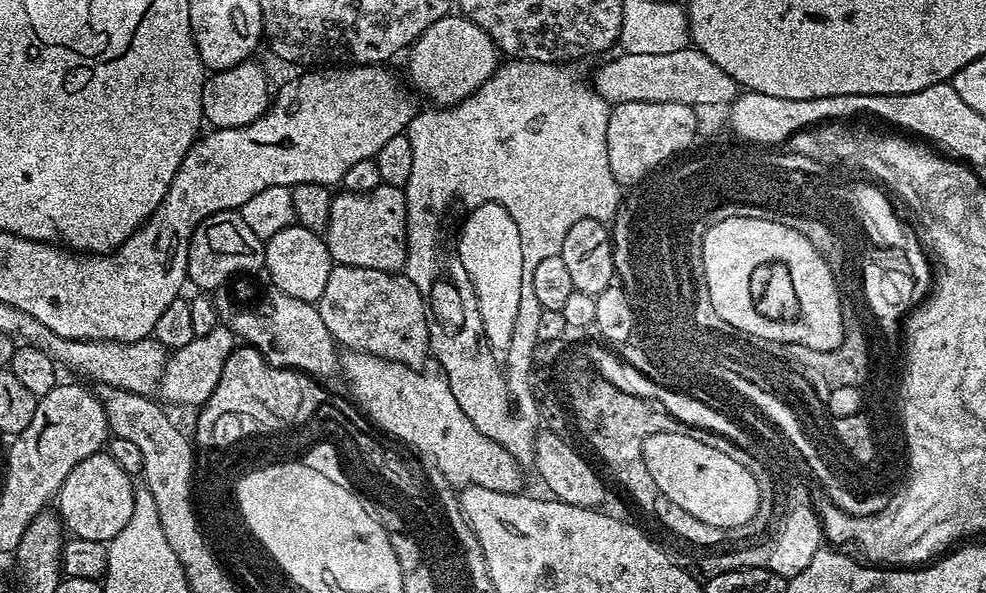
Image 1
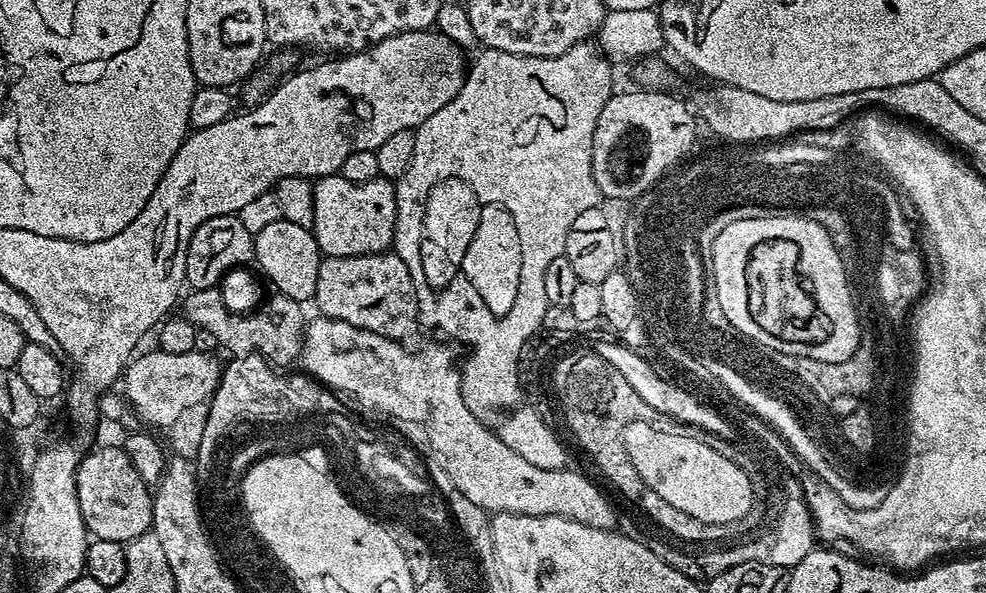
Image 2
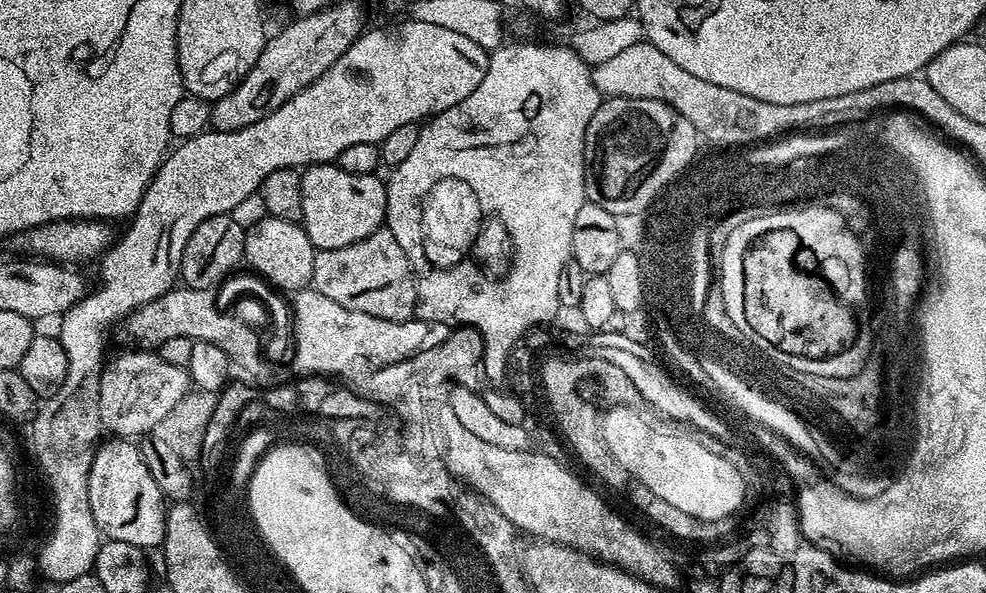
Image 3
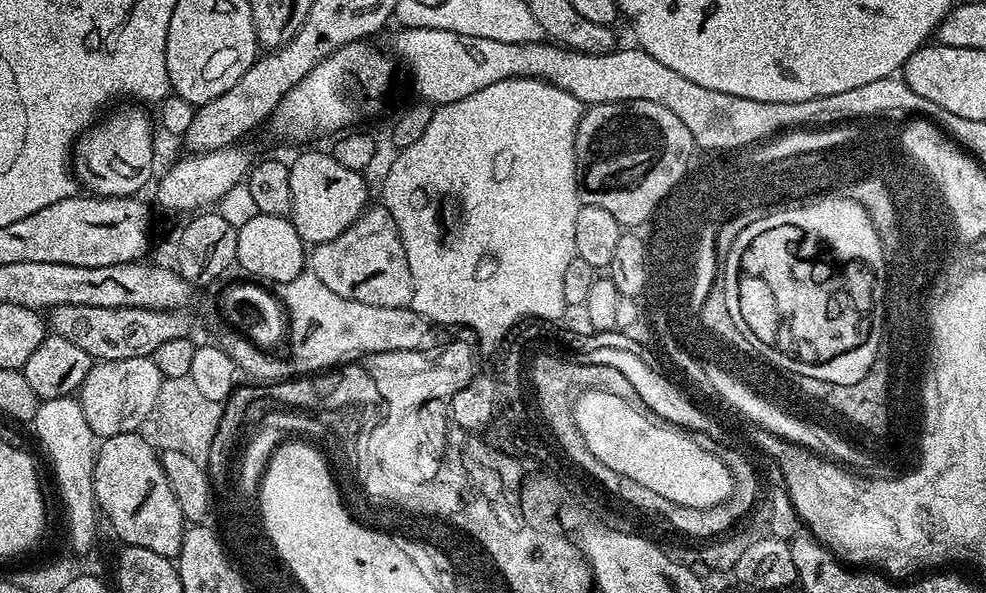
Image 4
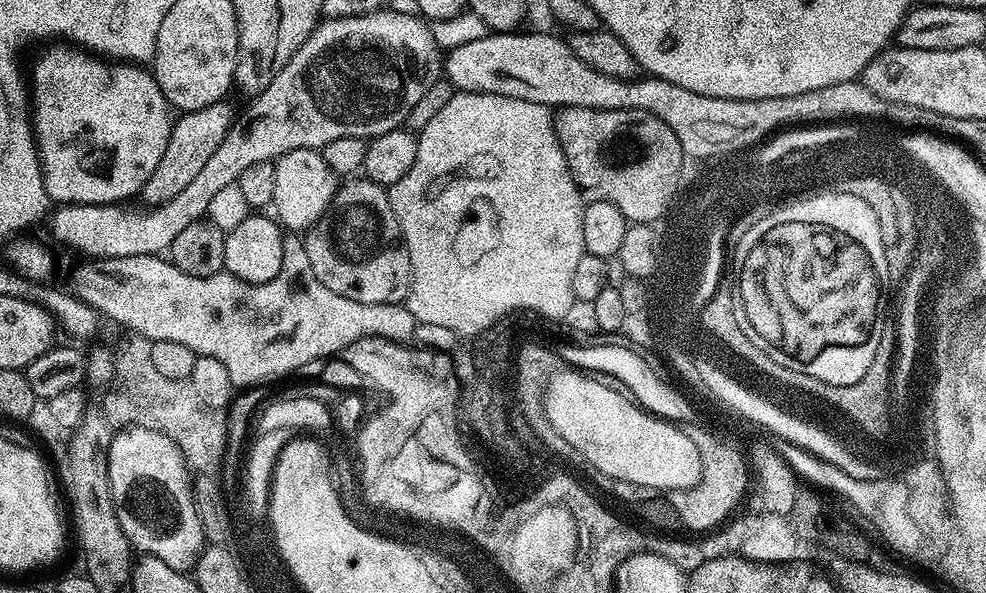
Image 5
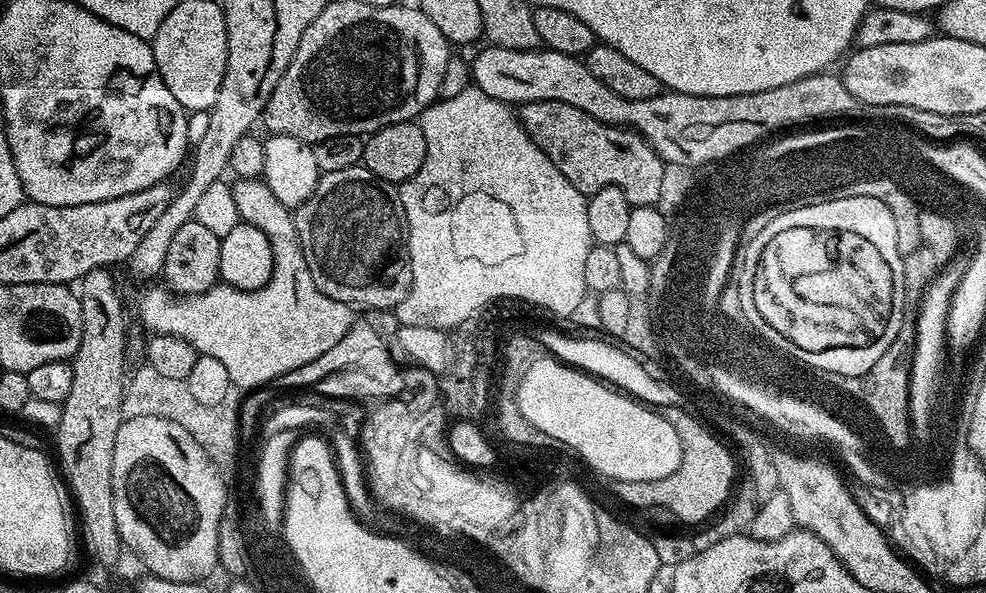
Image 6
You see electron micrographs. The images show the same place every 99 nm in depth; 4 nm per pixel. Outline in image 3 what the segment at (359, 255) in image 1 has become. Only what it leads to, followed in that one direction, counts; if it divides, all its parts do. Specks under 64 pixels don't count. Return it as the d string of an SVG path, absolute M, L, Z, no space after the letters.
M335 162L309 164L300 172L302 227L318 250L350 246L385 227L387 183L376 174L346 174Z

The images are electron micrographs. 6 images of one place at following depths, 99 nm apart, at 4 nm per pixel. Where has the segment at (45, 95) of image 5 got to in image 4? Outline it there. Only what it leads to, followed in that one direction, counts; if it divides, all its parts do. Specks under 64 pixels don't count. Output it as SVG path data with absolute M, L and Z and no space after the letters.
M132 102L125 105L125 108L113 107L83 136L77 136L70 157L72 171L77 181L83 187L85 184L88 187L85 189L89 193L99 197L136 196L139 188L148 179L149 181L153 179L152 124L148 121L147 114L140 109L143 107Z

